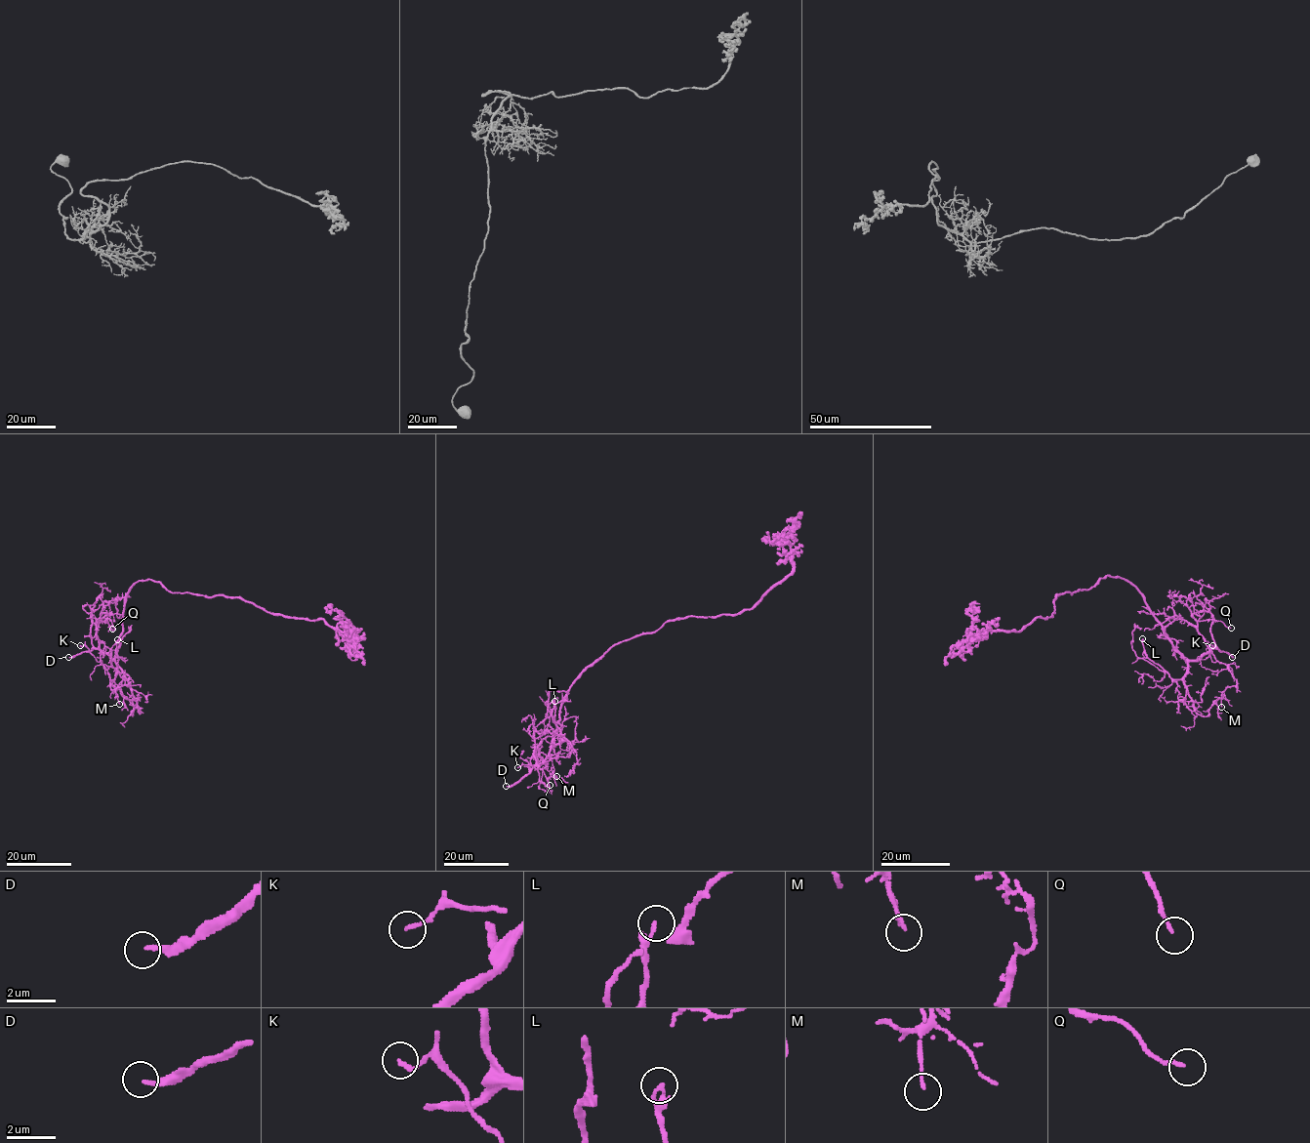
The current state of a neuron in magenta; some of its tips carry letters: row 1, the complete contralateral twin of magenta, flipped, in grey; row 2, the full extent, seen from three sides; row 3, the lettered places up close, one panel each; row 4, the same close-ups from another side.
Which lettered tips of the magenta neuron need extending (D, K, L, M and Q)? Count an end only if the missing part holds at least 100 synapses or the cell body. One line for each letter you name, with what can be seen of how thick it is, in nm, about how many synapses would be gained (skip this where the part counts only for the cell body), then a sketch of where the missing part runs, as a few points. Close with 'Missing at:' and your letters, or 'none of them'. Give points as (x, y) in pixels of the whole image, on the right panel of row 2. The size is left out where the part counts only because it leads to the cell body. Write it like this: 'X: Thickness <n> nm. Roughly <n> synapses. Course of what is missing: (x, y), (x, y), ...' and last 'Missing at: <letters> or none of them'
D: Thickness 180 nm
Missing at: D

